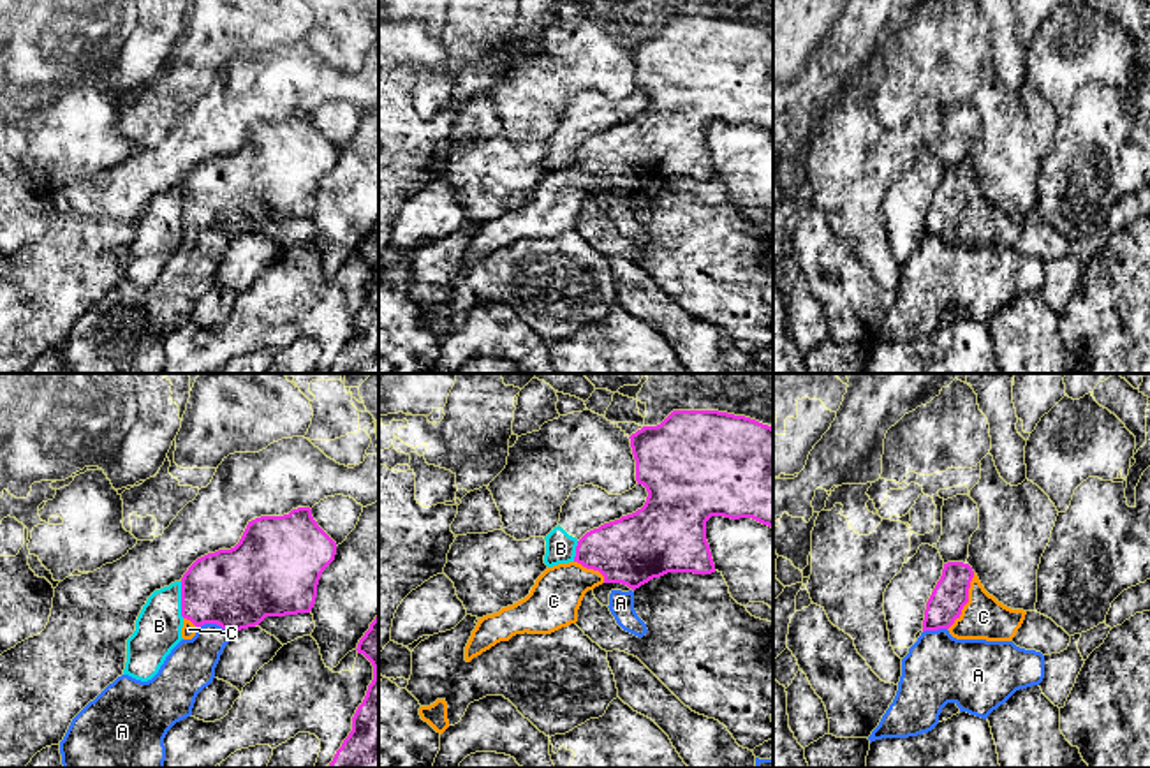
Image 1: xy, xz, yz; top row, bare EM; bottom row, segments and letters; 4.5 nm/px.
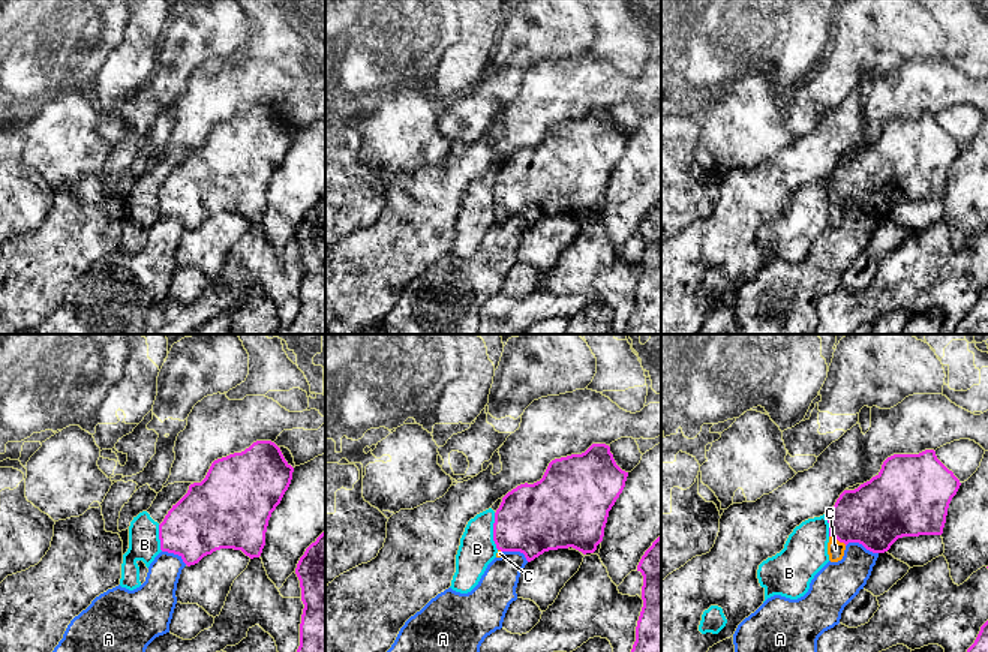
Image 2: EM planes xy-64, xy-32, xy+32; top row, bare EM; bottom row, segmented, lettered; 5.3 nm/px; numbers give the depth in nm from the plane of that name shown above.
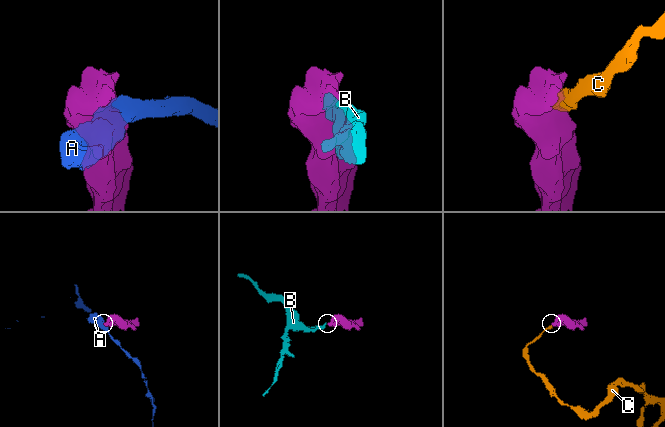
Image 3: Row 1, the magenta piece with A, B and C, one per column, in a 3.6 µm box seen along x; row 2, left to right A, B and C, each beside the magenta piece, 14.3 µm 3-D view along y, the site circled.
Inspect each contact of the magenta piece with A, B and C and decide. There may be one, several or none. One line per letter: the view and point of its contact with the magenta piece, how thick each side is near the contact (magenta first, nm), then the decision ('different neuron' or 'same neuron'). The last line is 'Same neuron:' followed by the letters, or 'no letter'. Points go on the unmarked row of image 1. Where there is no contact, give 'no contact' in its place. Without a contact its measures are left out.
A: xy (215, 228) | 360/220 nm | different neuron
B: xy (182, 205) | 360/200 nm | different neuron
C: yz (967, 206) | 160/200 nm | same neuron
Same neuron: C

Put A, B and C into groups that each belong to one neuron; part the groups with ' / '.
A / B / C

